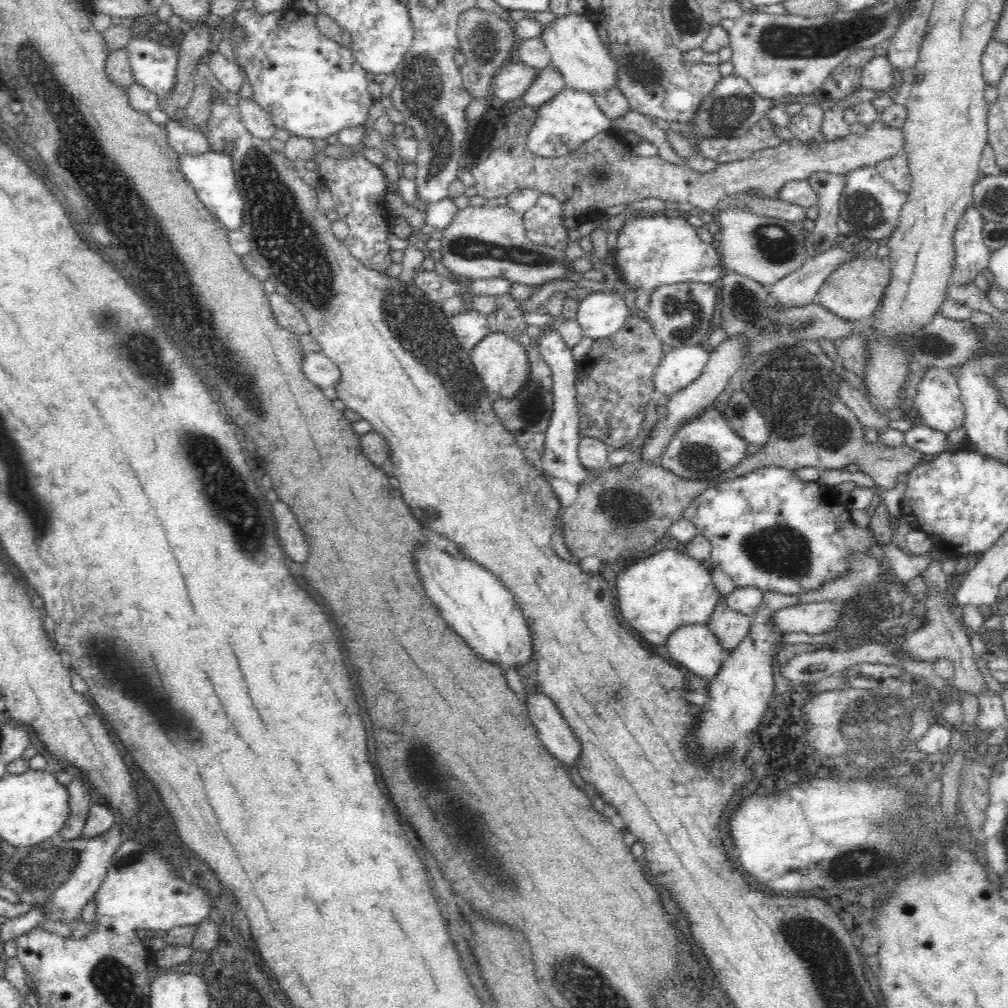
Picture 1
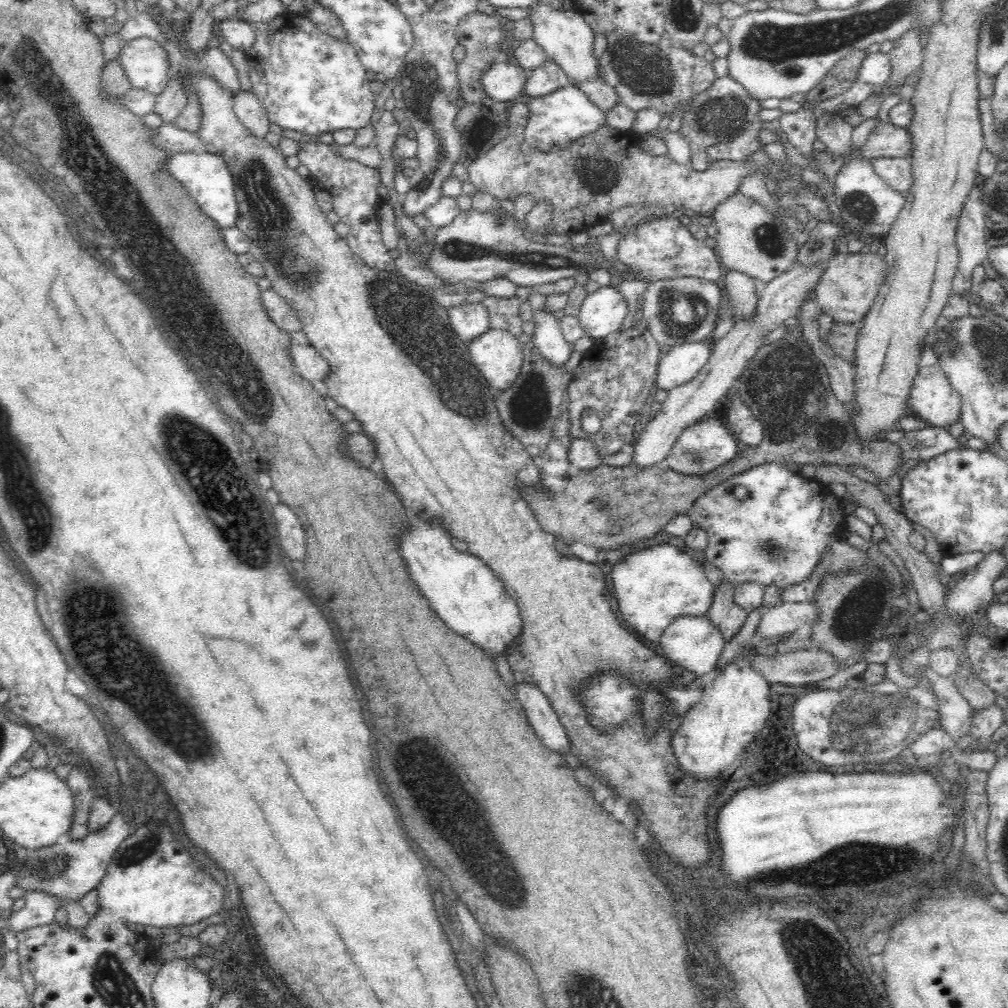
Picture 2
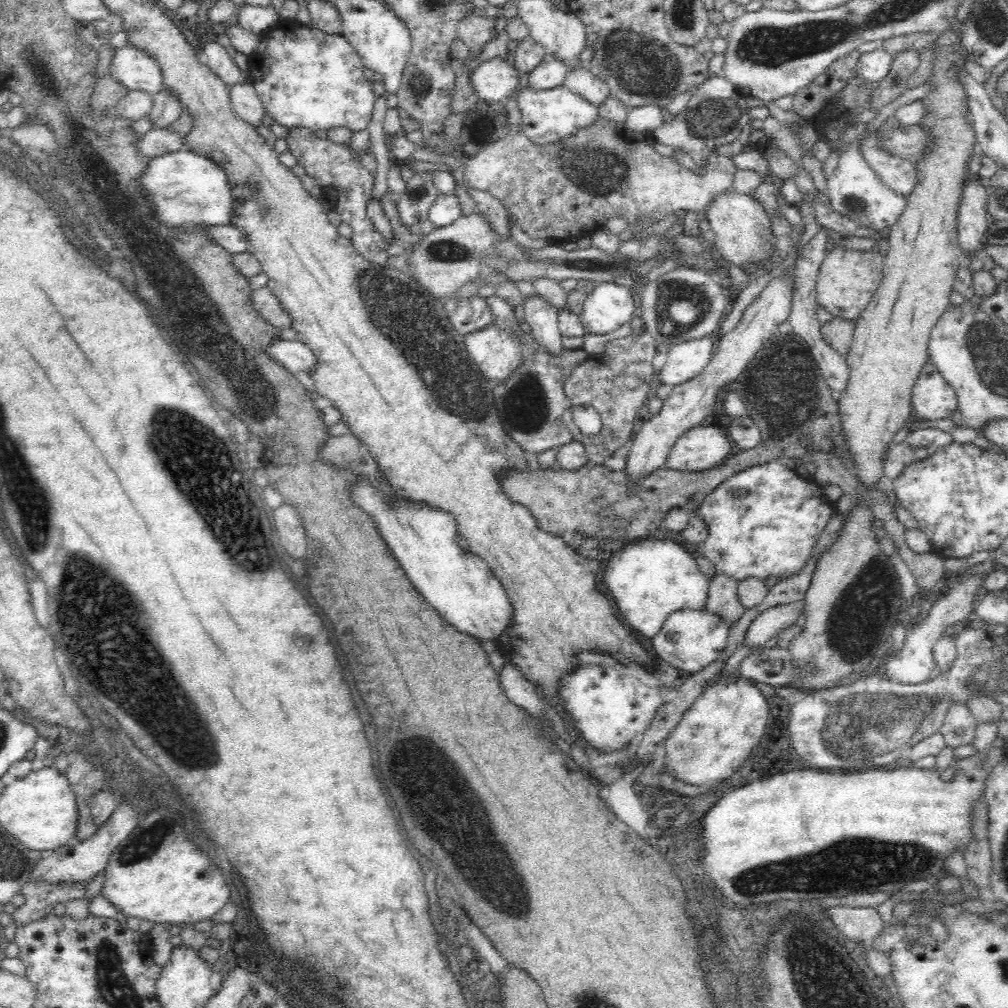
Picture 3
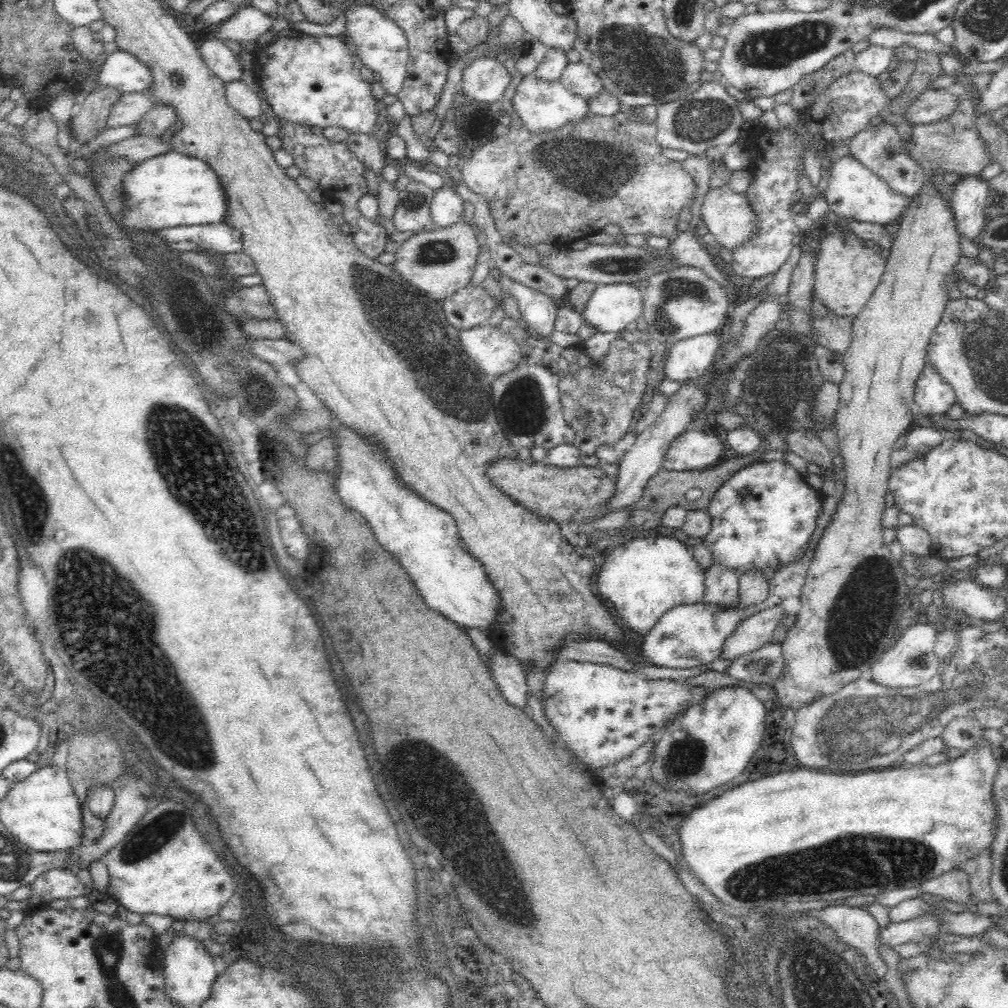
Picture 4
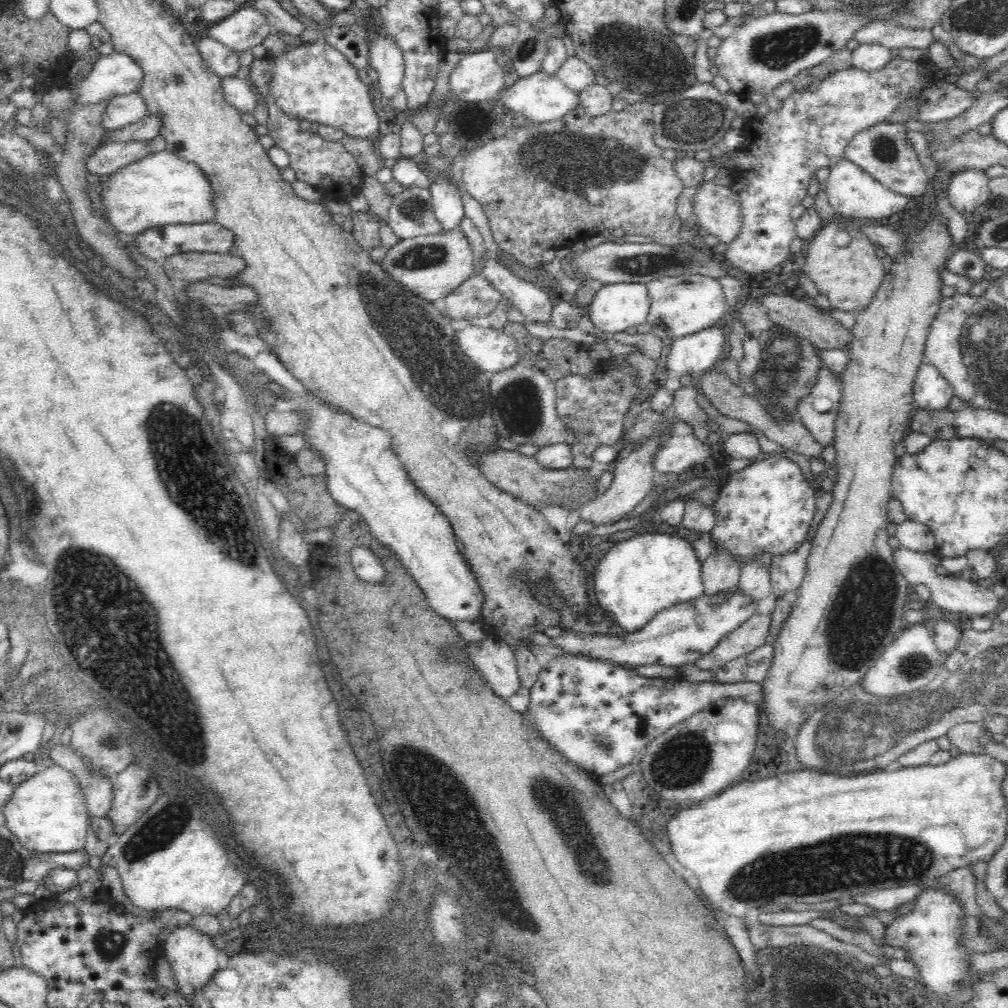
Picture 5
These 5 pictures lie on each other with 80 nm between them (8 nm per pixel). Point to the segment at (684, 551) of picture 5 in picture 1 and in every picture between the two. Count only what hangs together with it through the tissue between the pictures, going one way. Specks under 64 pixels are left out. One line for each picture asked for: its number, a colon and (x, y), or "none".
1: (656, 594)
2: (653, 586)
3: (649, 578)
4: (642, 578)

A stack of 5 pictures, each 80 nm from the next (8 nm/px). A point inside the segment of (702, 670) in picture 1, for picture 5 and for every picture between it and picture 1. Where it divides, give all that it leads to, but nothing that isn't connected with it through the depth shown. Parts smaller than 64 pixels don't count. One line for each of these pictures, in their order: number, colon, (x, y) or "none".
2: (693, 642)
3: (690, 638)
4: (687, 635)
5: (677, 635)

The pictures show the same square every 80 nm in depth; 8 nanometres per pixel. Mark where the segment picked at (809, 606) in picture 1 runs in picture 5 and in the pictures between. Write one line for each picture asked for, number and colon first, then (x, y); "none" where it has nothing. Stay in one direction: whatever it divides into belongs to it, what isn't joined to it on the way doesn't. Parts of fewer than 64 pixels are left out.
2: (783, 618)
3: (766, 624)
4: (755, 631)
5: (750, 635)

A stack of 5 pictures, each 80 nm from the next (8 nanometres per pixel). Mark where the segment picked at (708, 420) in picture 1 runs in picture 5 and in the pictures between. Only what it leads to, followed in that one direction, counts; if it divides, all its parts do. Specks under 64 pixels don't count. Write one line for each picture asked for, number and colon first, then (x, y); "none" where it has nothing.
2: (706, 444)
3: (700, 448)
4: (691, 450)
5: (677, 452)

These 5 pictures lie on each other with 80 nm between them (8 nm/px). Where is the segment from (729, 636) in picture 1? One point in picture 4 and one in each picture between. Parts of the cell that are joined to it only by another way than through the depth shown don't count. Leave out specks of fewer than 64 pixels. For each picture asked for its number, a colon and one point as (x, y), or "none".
2: (723, 612)
3: (721, 598)
4: (721, 583)

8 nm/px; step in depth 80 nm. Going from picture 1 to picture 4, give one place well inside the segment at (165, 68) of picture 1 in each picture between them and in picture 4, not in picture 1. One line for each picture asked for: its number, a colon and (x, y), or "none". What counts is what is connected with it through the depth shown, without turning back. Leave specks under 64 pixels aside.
2: (145, 63)
3: (132, 67)
4: (120, 70)

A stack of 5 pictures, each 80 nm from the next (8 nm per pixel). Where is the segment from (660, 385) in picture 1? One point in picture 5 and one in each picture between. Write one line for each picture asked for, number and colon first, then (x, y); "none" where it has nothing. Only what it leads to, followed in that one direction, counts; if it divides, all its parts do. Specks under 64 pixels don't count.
2: (684, 361)
3: (686, 360)
4: (687, 359)
5: (690, 355)

